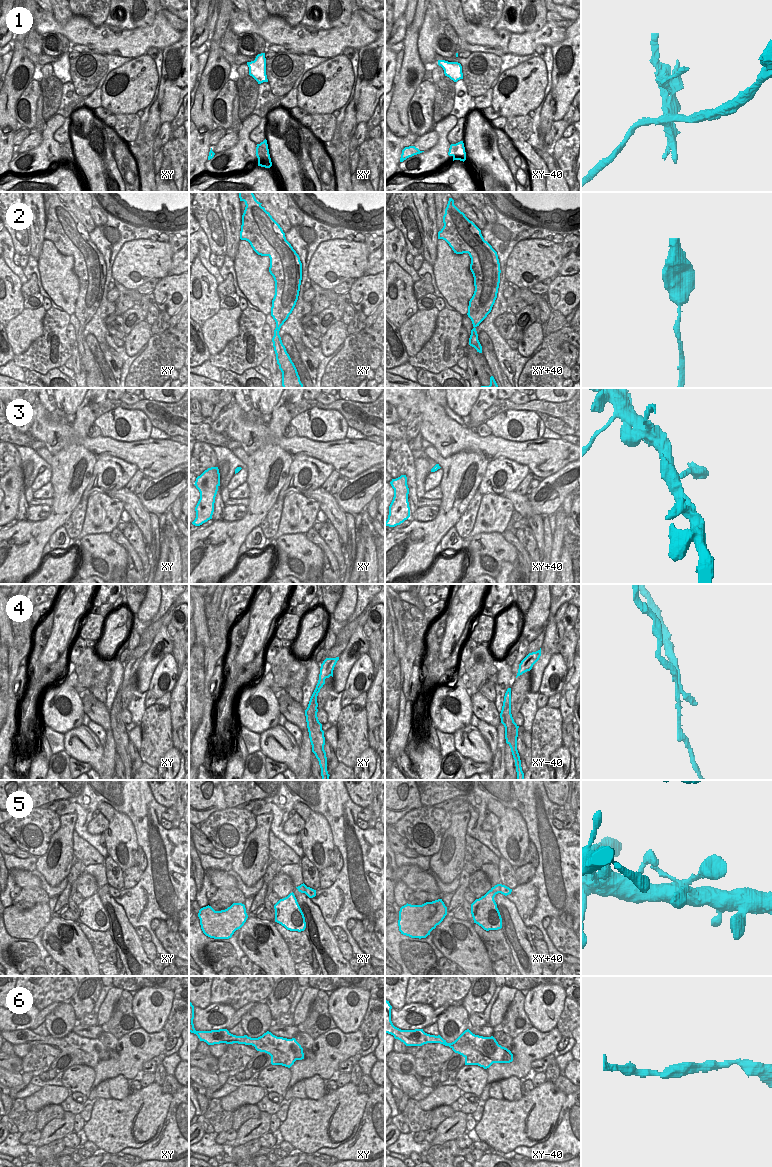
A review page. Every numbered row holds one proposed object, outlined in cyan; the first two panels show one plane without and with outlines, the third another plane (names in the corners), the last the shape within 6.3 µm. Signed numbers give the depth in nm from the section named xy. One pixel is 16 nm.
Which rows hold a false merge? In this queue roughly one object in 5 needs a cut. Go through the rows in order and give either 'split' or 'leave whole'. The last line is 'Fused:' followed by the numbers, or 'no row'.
1: split
2: leave whole
3: leave whole
4: split
5: leave whole
6: leave whole
Fused: 1, 4

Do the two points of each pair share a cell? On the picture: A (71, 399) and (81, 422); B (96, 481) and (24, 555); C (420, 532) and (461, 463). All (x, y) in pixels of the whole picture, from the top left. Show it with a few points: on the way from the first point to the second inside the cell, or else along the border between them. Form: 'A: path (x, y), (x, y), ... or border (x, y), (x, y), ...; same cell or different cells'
A: border (84, 398), (74, 413); different cells
B: border (91, 474), (90, 481), (81, 497); different cells
C: path (439, 522), (450, 511), (455, 491), (460, 482); same cell

